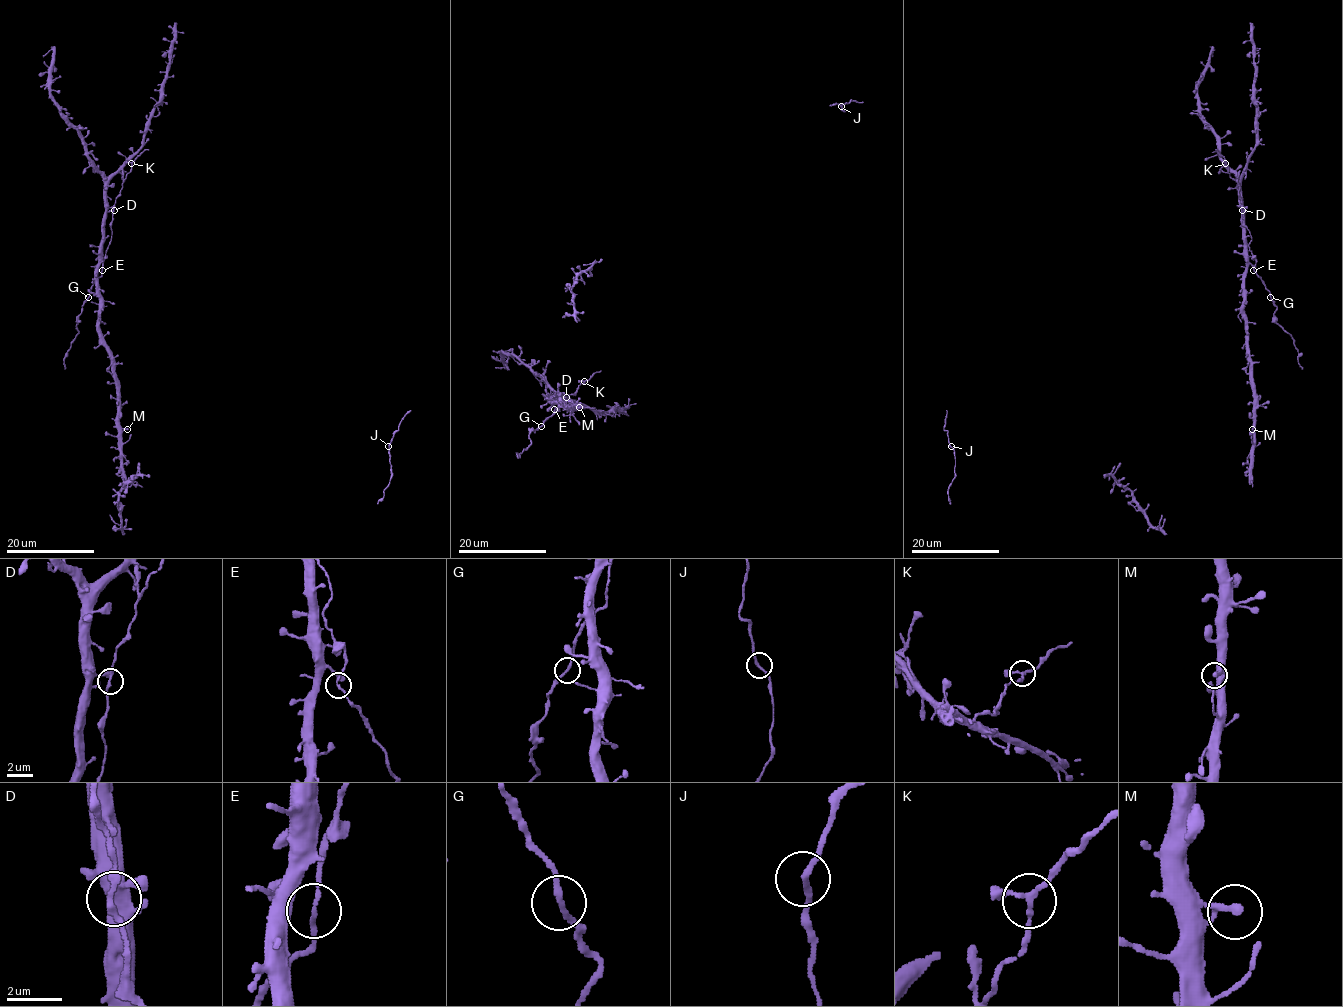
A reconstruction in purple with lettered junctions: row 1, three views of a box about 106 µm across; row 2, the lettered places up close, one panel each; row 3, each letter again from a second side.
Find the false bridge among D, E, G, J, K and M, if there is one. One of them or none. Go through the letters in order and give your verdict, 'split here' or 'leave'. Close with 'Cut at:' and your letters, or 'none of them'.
D: leave
E: leave
G: leave
J: leave
K: leave
M: leave
Cut at: none of them

